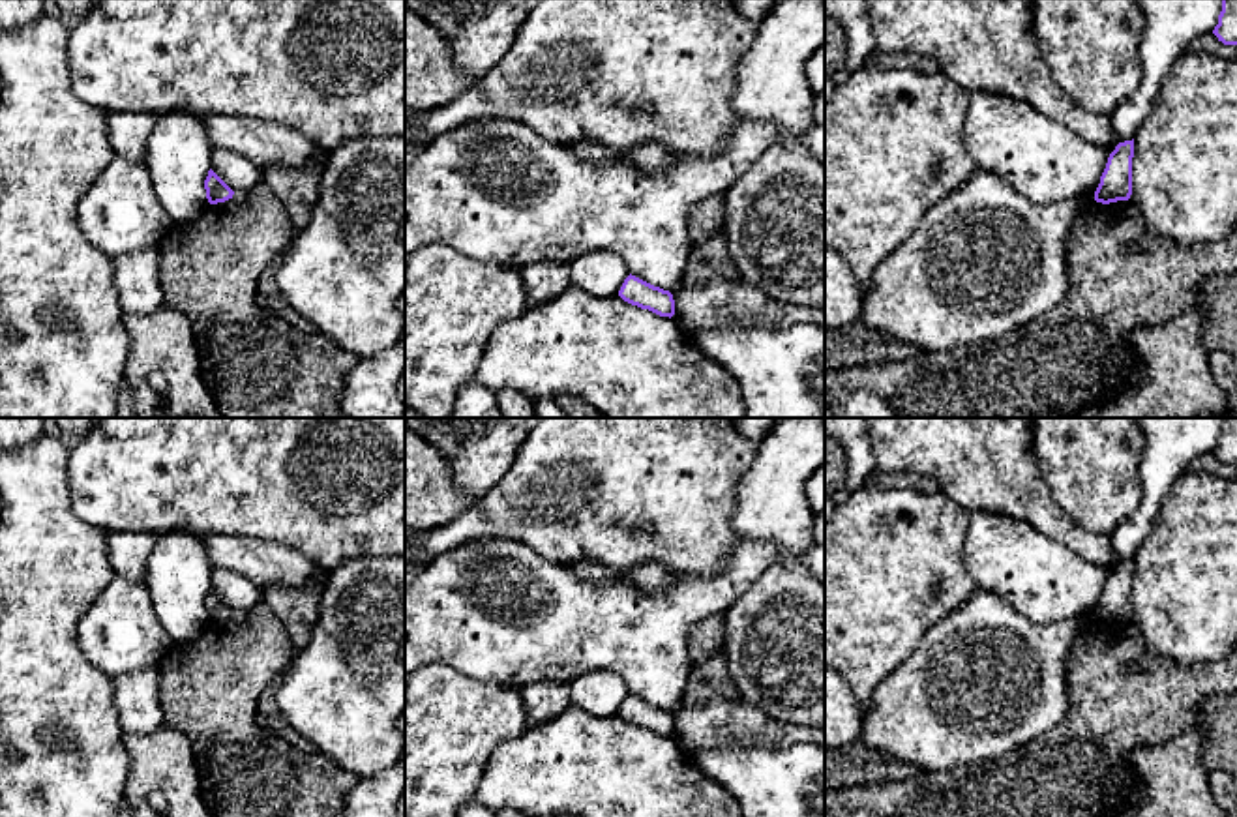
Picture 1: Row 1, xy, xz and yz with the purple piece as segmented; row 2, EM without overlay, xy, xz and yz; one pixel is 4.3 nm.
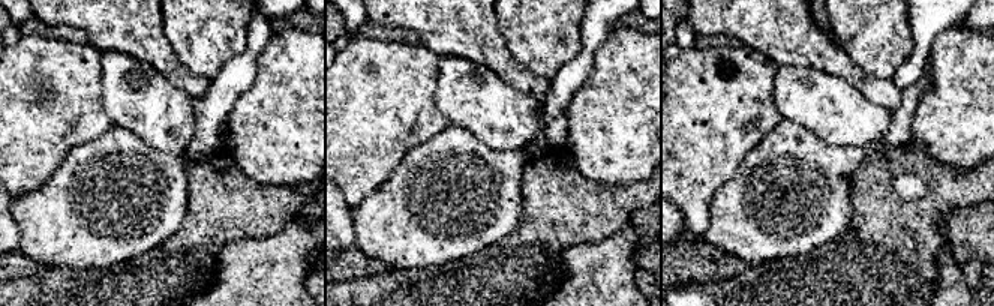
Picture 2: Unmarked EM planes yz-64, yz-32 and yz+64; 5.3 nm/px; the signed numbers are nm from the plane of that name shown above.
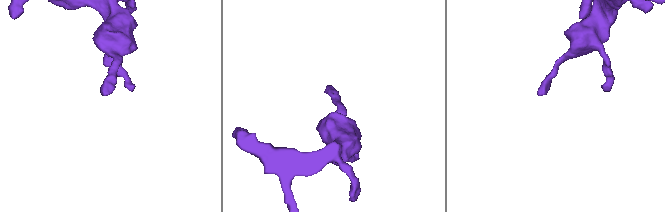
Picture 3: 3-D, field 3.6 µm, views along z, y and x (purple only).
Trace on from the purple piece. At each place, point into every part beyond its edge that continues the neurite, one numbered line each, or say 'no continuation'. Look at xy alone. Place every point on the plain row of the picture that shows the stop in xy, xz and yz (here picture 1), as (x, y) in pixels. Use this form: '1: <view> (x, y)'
no continuation

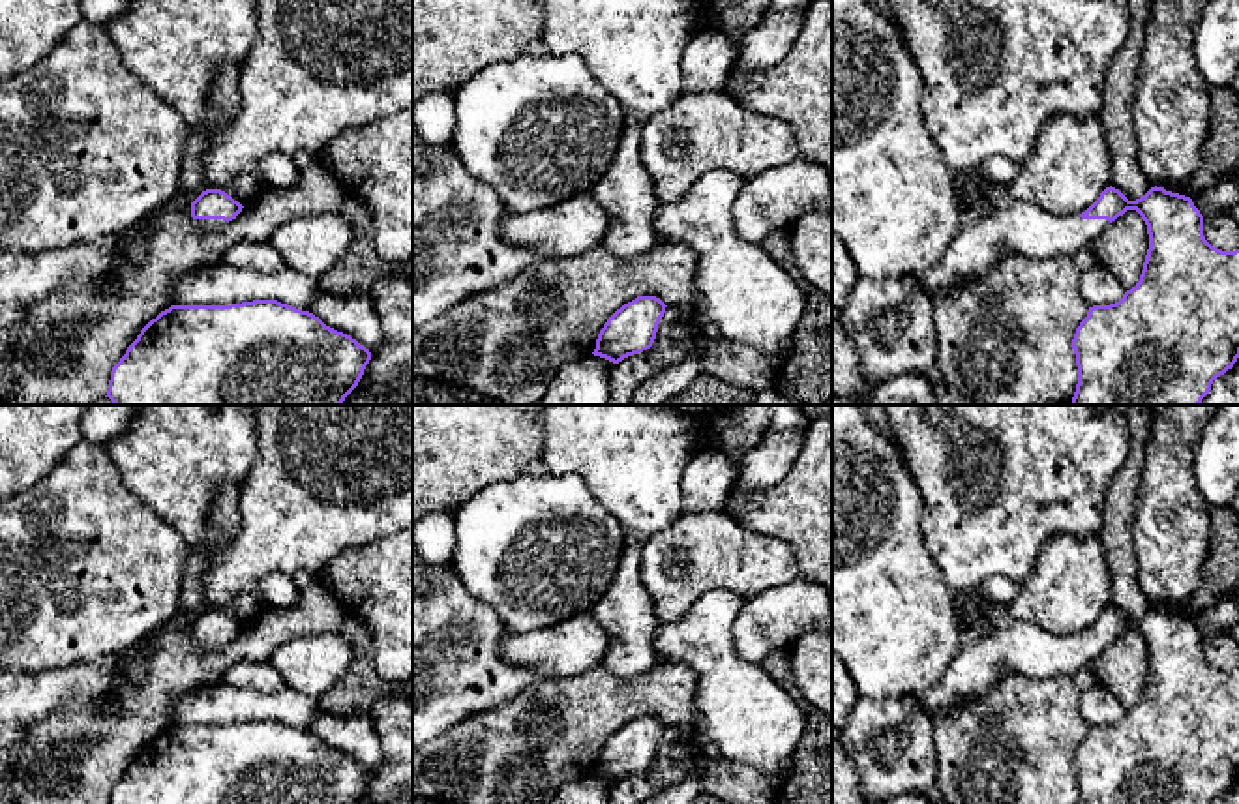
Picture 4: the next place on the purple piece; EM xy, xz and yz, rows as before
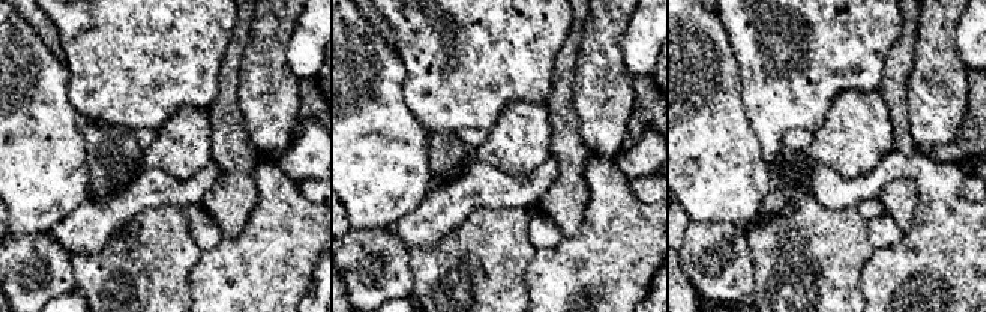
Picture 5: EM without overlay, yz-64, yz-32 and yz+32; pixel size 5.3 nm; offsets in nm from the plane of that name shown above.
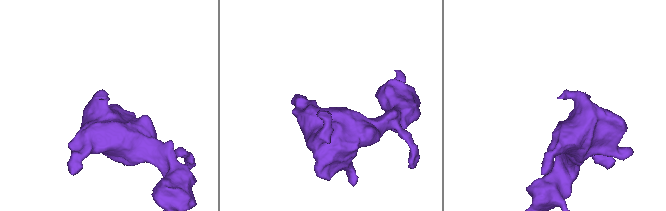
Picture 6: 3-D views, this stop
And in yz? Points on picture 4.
1: yz (1016, 645)

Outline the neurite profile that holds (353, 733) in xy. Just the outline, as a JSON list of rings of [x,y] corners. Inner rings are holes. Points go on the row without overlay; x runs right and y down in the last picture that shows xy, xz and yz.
[[[319,708],[306,731],[319,737],[326,746],[351,755],[369,770],[382,763],[382,748],[371,714],[358,710],[332,714]]]

